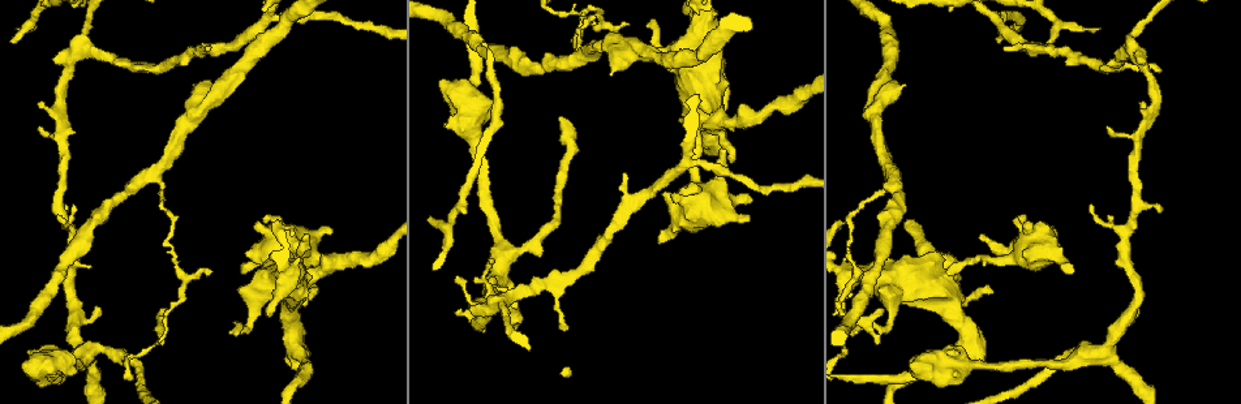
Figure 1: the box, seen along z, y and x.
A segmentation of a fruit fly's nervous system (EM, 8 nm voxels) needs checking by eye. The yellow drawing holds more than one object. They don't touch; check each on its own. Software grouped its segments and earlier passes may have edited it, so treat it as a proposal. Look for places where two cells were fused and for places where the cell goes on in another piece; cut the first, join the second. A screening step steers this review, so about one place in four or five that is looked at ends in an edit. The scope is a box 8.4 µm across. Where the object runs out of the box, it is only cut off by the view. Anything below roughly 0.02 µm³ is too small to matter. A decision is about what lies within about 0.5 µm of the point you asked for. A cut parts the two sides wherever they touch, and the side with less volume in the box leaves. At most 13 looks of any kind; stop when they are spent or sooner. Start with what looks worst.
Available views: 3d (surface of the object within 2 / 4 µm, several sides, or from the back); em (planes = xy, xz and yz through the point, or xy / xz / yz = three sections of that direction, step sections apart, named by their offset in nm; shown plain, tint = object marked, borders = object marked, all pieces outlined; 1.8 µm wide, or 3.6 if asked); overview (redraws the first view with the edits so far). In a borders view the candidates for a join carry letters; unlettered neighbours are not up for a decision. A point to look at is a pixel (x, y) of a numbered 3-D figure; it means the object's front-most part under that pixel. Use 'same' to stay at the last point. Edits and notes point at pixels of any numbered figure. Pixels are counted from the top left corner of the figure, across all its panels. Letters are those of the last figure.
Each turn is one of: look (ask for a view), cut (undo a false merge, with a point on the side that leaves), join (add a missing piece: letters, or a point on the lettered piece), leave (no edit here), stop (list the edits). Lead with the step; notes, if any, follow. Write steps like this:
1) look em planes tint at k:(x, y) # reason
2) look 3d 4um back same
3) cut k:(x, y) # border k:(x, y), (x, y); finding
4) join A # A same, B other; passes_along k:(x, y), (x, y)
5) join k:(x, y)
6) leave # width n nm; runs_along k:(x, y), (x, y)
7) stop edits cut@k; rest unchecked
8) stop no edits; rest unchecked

look em planes borders at 1:(750, 200) # branch stops here

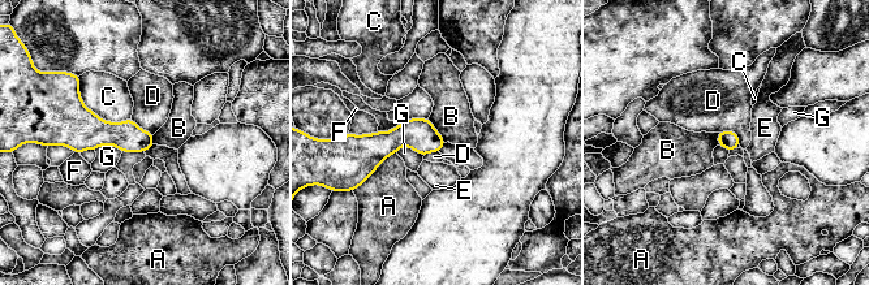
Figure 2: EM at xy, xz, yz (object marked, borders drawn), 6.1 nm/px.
leave # A other, B other, C other, D other, E other, F other, G other; runs_along 2:(441, 142), (358, 147); none of them fits

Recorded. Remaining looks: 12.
look 3d 2um back at 1:(515, 304) # branch stops here

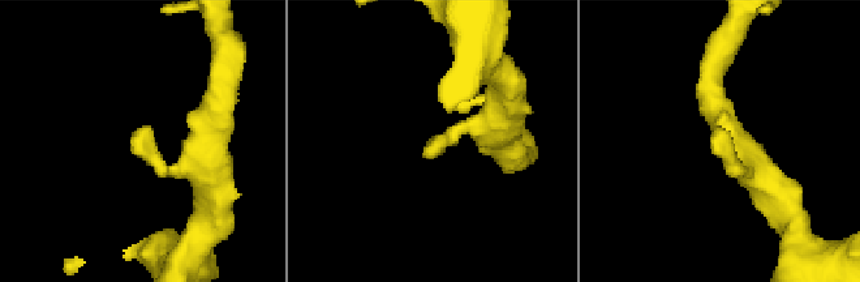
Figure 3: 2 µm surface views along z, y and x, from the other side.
look em planes borders at 3:(439, 151) # shape alone is not enough

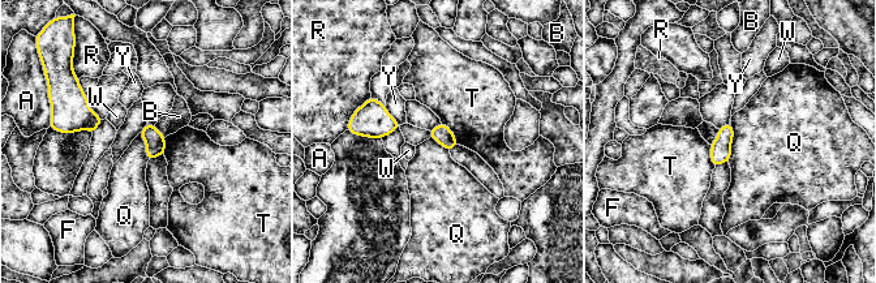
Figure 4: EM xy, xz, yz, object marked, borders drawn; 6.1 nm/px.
leave # longest_contact Q 240 nm; A other, B other, F other, Q other, R other, T other, W other, Y other; border 4:(731, 124), (731, 157), (728, 161); no lettered piece goes on from it

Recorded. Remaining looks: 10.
look 3d 2um at 1:(206, 49) # free end

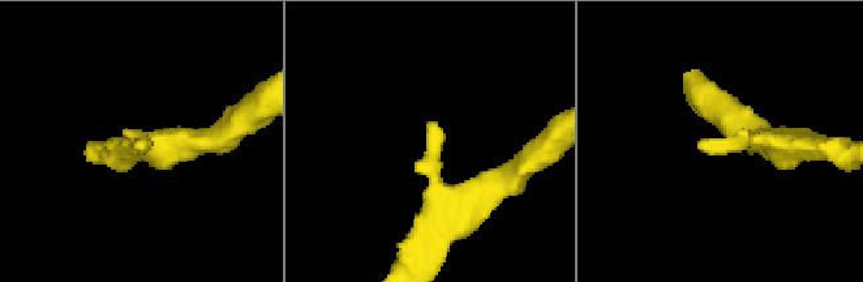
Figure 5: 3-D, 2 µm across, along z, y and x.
look em planes borders at 5:(699, 145) # shape alone is not enough

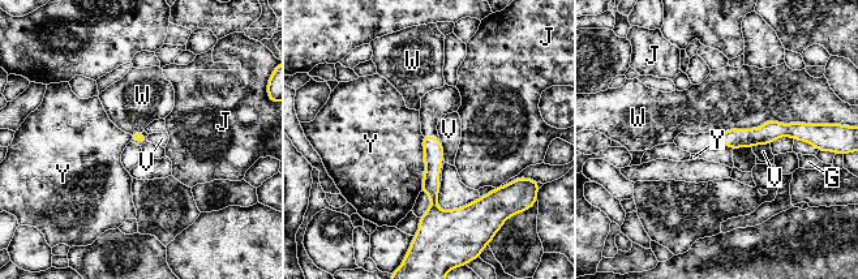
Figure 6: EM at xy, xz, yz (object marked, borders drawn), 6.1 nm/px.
leave # G other, J other, V other, W other, Y other; runs_along 6:(425, 138), (432, 146), (436, 215); no lettered piece goes on from it

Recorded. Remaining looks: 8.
look em xz step 8 borders at 1:(1073, 273) # free end

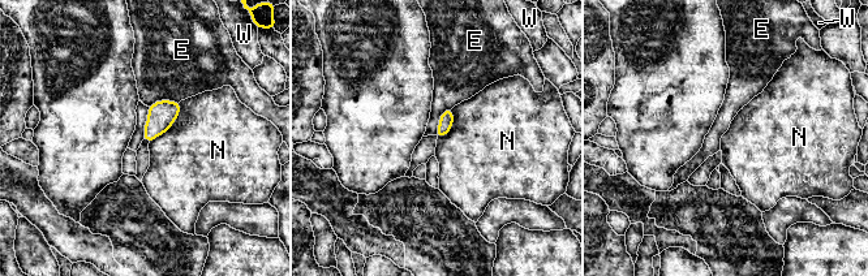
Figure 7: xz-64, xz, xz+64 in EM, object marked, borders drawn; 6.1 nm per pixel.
leave # E other, N other, W other; border 7:(180, 102), (176, 120), (149, 143); no lettered piece goes on from it

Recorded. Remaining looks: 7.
look em xz step 4 borders at 1:(235, 332) # an open end

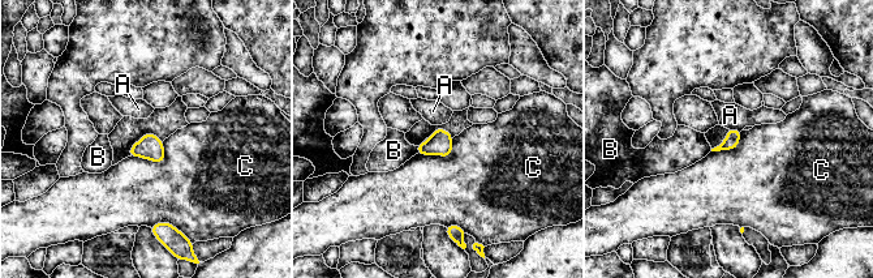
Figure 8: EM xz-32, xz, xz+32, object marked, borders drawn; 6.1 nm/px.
leave # width 90 nm; A other, B other, C other; border 8:(163, 141), (162, 162), (130, 157); no lettered piece goes on from it

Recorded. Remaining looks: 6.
stop no edits; rest unchecked

